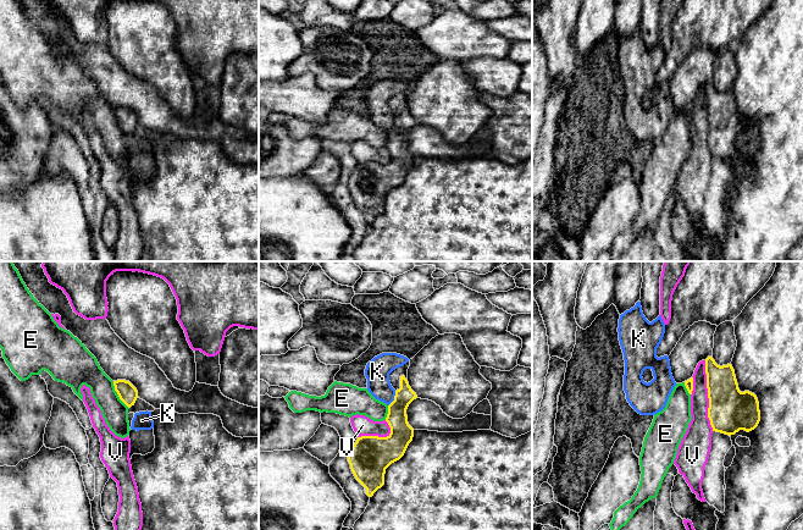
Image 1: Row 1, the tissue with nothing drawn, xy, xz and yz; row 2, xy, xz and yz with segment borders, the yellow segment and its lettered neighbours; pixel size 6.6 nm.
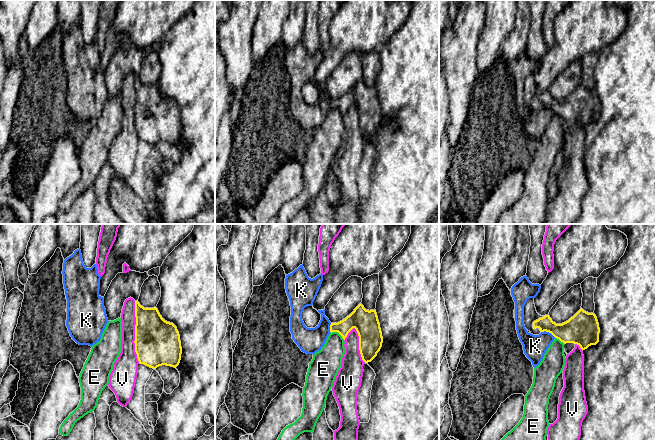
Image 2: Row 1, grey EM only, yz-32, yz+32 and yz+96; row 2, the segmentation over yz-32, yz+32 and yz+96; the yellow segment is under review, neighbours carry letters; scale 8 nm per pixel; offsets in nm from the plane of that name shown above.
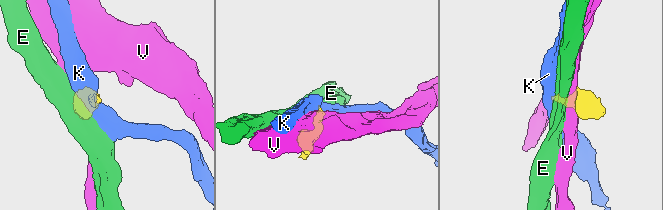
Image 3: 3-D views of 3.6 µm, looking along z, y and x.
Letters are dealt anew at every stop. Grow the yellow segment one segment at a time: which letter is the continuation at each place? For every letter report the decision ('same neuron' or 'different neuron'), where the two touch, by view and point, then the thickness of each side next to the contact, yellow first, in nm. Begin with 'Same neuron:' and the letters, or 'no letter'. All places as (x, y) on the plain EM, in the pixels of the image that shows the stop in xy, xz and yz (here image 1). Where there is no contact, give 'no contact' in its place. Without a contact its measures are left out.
Same neuron: no letter
E: different neuron | xy (117, 120) | 120/180 nm
K: different neuron | xz (394, 125) | 150/160 nm
V: different neuron | yz (708, 122) | 280/160 nm

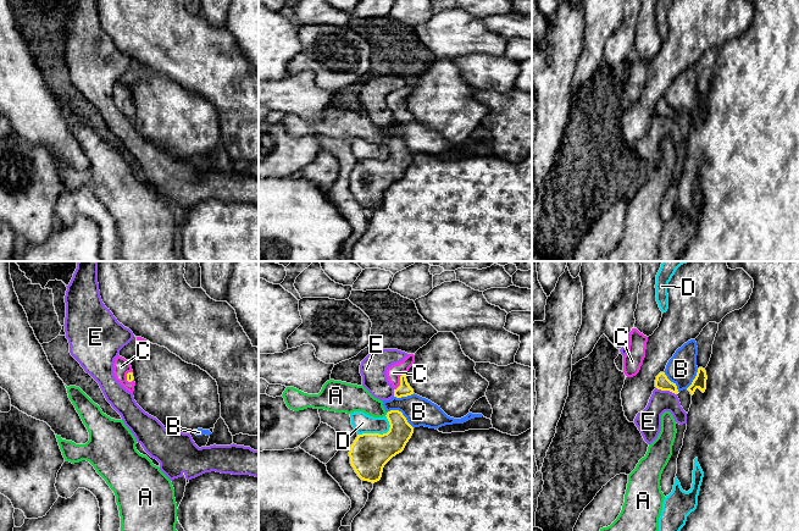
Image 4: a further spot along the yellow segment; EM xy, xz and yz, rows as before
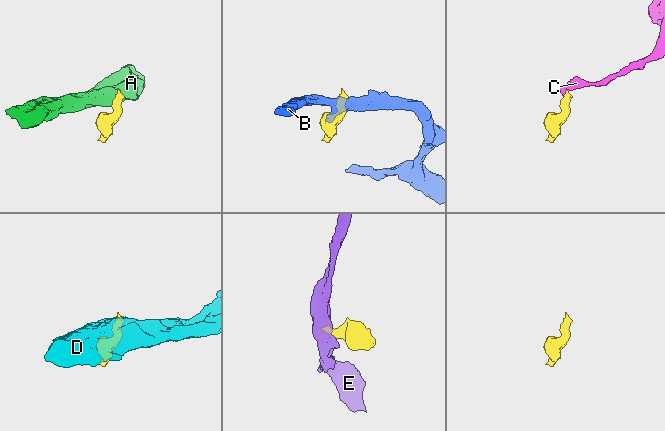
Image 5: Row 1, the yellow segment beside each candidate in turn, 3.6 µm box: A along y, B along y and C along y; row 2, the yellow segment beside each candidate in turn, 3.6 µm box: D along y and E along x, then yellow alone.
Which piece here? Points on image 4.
Same neuron: C
A: different neuron | xz (387, 140) | 220/180 nm
B: different neuron | xz (401, 139) | 170/190 nm
C: same neuron | xz (400, 108) | 90/100 nm
D: different neuron | xz (378, 160) | 260/130 nm
E: different neuron | yz (666, 116) | 90/160 nm

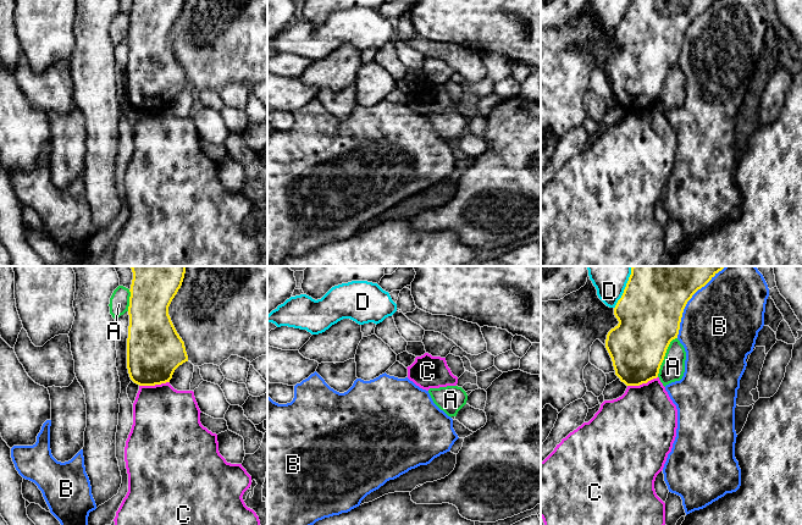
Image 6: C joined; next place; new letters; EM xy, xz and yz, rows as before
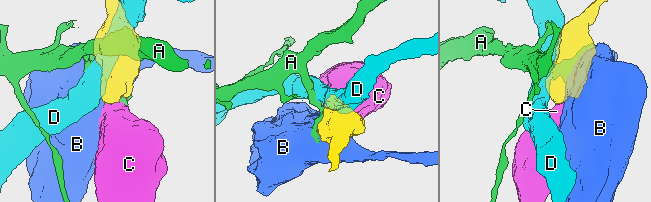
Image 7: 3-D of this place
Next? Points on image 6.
Same neuron: no letter
A: different neuron | yz (664, 82) | 400/160 nm
B: different neuron | yz (685, 32) | 420/480 nm
C: different neuron | xy (154, 111) | 360/440 nm
D: different neuron | yz (624, 17) | 420/180 nm

